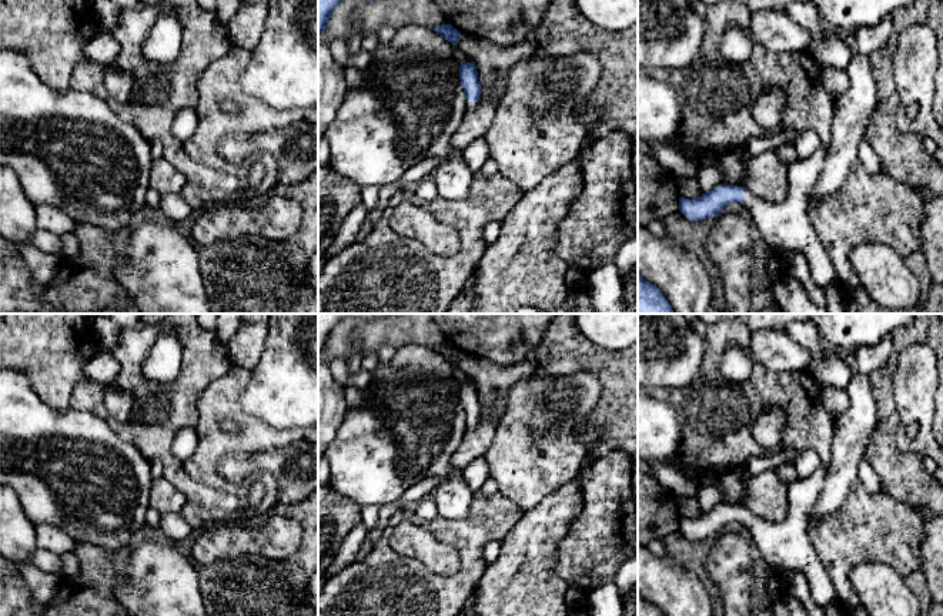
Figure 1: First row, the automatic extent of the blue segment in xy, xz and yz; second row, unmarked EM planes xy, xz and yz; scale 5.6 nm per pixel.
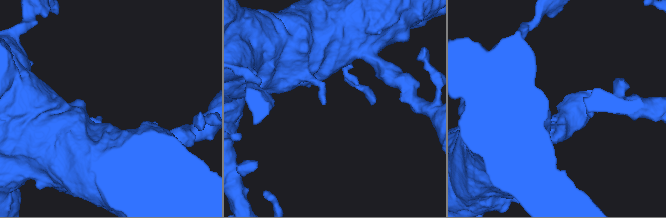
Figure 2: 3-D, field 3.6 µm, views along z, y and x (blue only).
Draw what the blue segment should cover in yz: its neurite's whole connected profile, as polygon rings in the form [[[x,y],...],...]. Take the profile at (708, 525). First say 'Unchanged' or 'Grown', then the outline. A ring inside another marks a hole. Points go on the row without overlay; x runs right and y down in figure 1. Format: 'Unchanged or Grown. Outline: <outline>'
Grown. Outline: [[[819,466],[809,478],[797,479],[787,493],[787,515],[783,522],[768,522],[743,506],[720,503],[698,518],[679,518],[679,530],[690,540],[715,538],[729,522],[740,522],[753,538],[769,570],[785,575],[802,572],[810,587],[813,602],[826,607],[839,606],[839,596],[809,539],[807,523],[815,502],[823,488],[826,468]]]

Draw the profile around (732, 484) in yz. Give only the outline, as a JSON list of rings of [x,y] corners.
[[[745,465],[725,471],[719,475],[702,473],[696,476],[690,485],[692,493],[700,486],[715,486],[722,491],[725,505],[742,506],[742,498],[750,476],[745,472]]]

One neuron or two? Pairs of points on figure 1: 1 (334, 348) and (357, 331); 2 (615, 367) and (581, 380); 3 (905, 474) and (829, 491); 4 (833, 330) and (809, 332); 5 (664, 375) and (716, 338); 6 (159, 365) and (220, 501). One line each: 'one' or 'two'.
1: one
2: two
3: two
4: two
5: two
6: two

